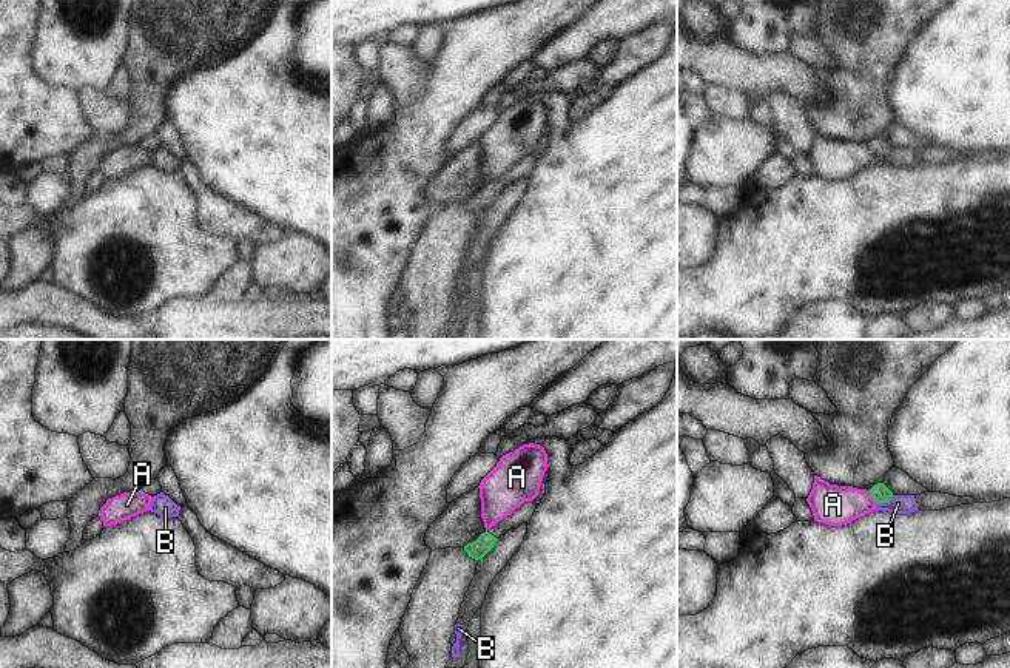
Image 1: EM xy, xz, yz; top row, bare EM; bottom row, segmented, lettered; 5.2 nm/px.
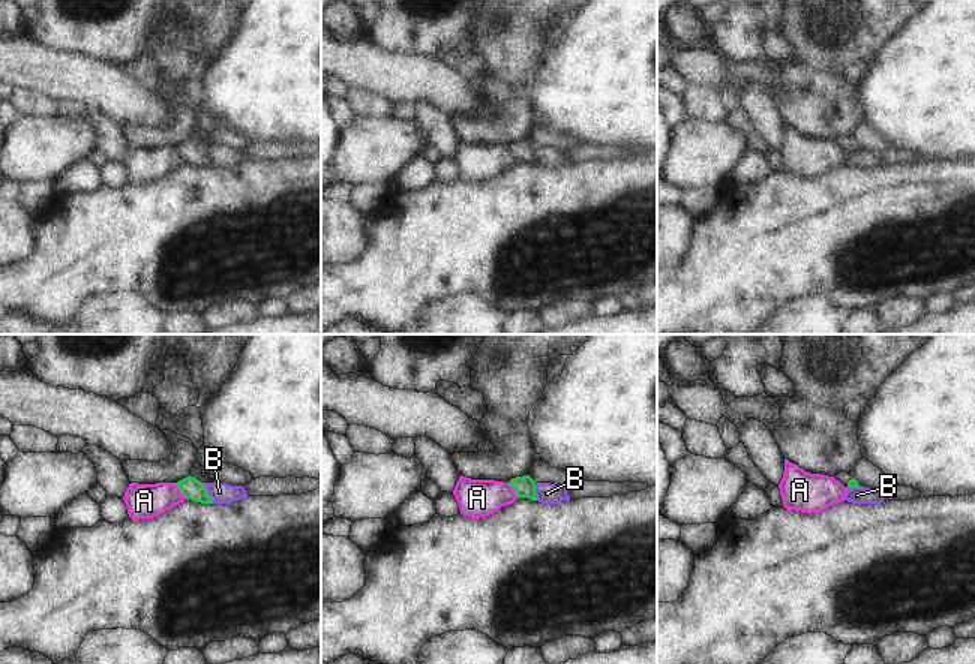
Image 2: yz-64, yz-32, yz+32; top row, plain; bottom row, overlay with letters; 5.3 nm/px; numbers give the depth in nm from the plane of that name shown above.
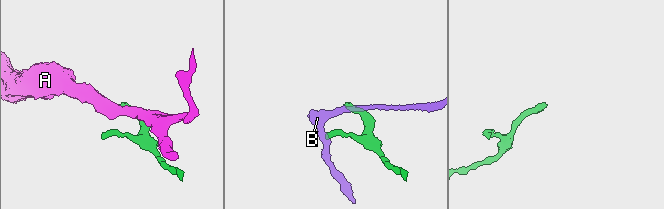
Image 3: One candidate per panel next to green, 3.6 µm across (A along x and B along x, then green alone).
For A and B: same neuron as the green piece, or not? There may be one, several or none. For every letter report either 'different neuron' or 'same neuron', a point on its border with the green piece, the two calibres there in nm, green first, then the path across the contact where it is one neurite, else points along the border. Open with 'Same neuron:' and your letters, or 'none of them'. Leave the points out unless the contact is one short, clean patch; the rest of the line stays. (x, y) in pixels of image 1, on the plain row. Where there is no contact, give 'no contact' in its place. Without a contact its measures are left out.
Same neuron: none of them
A: different neuron; meets green in yz at (871, 150); 90 nm thick on the green side, 220 nm on the other
B: different neuron; meets green in yz at (884, 156); 90 nm thick on the green side, 100 nm on the other; border along yz (893, 150), (876, 158)

